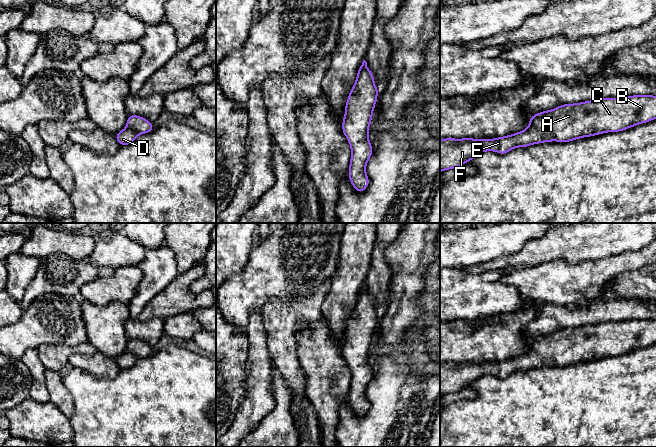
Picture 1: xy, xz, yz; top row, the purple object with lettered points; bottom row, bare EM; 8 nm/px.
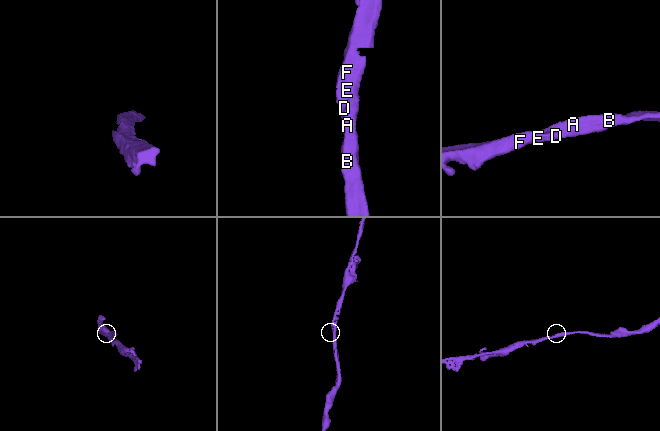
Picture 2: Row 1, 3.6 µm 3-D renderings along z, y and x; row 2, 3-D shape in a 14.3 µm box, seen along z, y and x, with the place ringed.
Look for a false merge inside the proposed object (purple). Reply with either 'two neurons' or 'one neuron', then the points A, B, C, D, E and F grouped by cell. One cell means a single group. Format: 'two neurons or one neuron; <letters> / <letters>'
one neuron; A B C D E F

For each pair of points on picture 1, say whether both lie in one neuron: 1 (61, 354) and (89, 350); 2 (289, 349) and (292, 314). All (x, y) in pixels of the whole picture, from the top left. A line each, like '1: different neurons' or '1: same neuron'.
1: same neuron
2: same neuron

